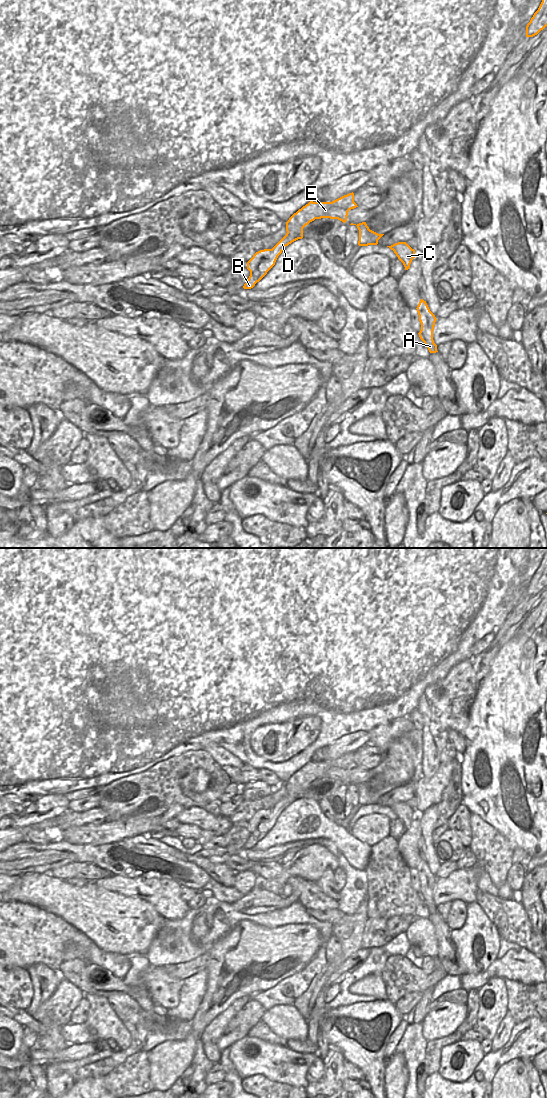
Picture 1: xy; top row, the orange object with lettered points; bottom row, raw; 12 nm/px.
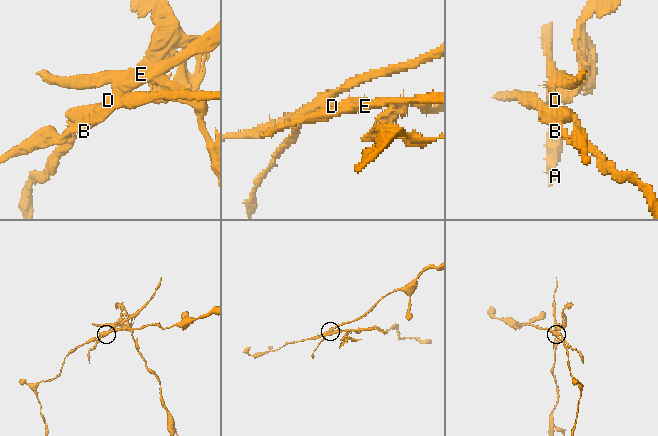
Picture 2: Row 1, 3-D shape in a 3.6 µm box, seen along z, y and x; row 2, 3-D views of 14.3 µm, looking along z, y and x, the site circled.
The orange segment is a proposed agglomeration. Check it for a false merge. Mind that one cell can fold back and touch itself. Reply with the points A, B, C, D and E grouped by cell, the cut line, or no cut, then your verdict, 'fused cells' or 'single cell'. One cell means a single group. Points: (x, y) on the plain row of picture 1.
A C D E / B; cut in xy along (276, 817), (272, 814), (256, 830), (254, 822), (249, 830); fused cells

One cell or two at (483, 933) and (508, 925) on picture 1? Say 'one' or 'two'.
two

